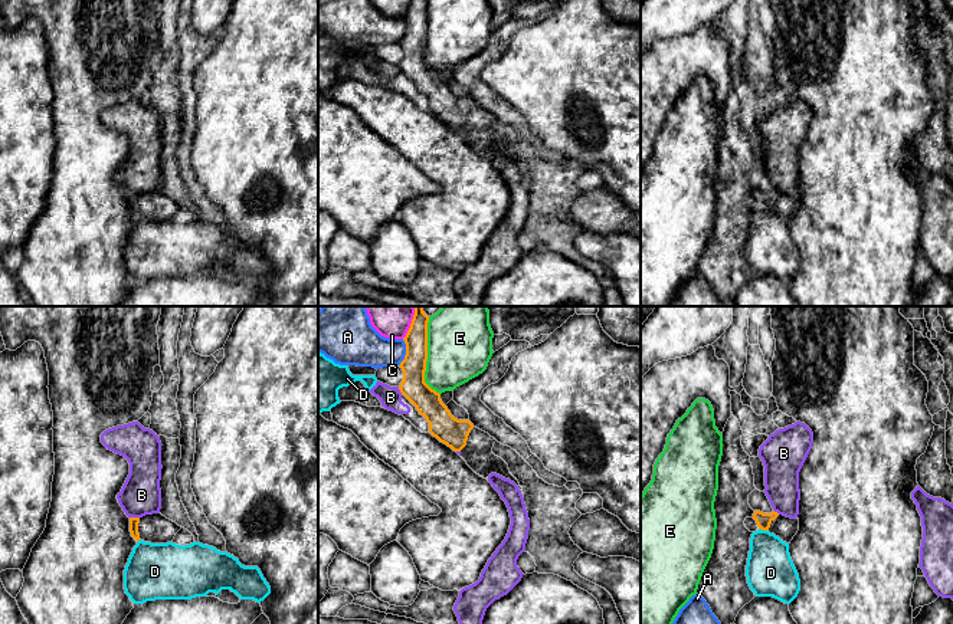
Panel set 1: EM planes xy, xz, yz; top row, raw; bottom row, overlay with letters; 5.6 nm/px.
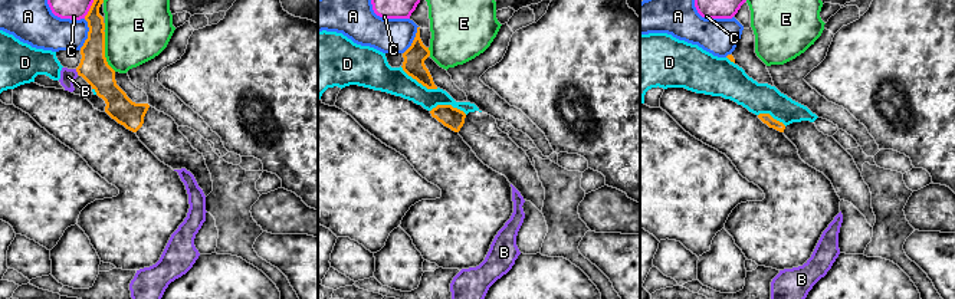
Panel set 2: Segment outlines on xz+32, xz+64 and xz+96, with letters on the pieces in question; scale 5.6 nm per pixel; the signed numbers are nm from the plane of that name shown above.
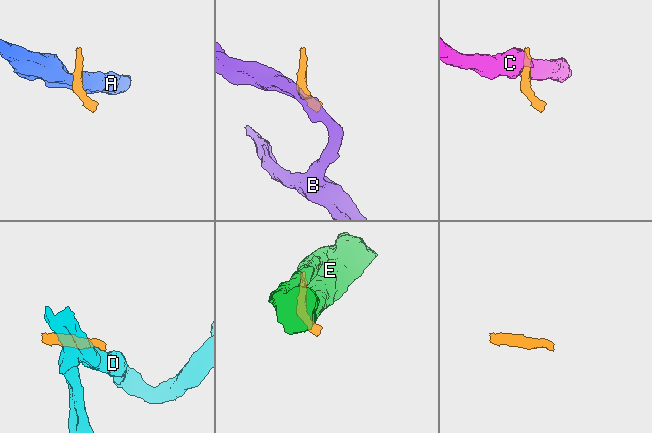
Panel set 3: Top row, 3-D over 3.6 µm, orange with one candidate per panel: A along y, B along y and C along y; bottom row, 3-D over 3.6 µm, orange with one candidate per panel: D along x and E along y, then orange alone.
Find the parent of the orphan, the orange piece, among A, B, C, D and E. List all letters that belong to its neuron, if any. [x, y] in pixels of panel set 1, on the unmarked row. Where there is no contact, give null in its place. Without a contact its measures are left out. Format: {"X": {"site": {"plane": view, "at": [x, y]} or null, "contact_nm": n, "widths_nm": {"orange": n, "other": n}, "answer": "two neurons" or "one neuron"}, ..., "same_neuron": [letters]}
{"A": {"site": {"plane": "xz", "at": [406, 30]}, "contact_nm": 150, "widths_nm": {"orange": 140, "other": 220}, "answer": "two neurons"}, "B": {"site": {"plane": "xy", "at": [134, 196]}, "contact_nm": 60, "widths_nm": {"orange": 50, "other": 220}, "answer": "two neurons"}, "C": {"site": {"plane": "xz", "at": [408, 9]}, "contact_nm": 110, "widths_nm": {"orange": 140, "other": 100}, "answer": "two neurons"}, "D": {"site": {"plane": "yz", "at": [763, 207]}, "contact_nm": 60, "widths_nm": {"orange": 90, "other": 280}, "answer": "two neurons"}, "E": {"site": {"plane": "xz", "at": [426, 38]}, "contact_nm": 420, "widths_nm": {"orange": 150, "other": 340}, "answer": "two neurons"}, "same_neuron": []}

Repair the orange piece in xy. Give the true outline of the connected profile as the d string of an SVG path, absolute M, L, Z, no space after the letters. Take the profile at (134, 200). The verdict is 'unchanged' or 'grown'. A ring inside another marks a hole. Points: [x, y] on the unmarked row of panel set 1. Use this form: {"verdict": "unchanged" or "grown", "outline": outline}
{"verdict": "grown", "outline": "M160 190L143 196L130 196L131 214L151 221L171 220L181 207L176 200L167 197Z"}

